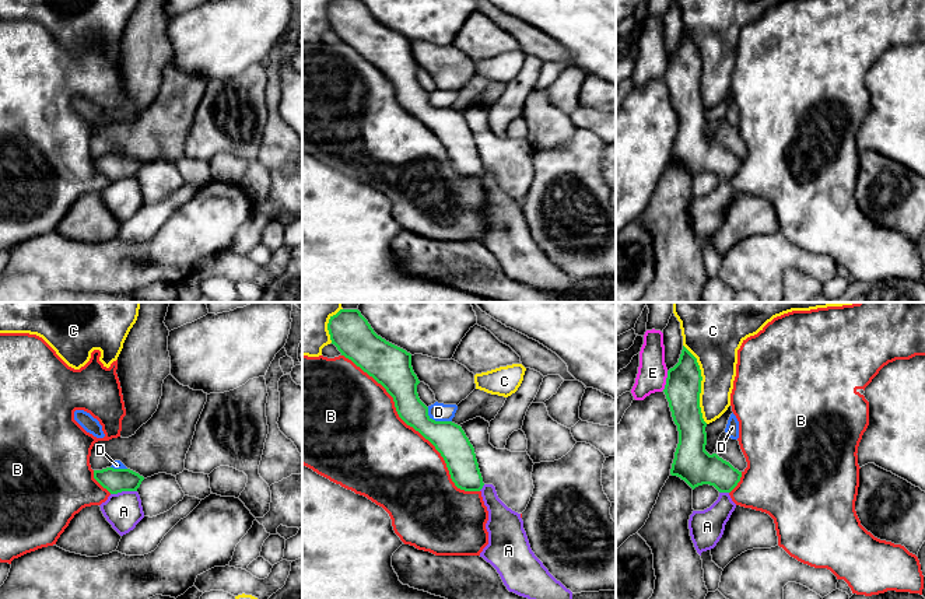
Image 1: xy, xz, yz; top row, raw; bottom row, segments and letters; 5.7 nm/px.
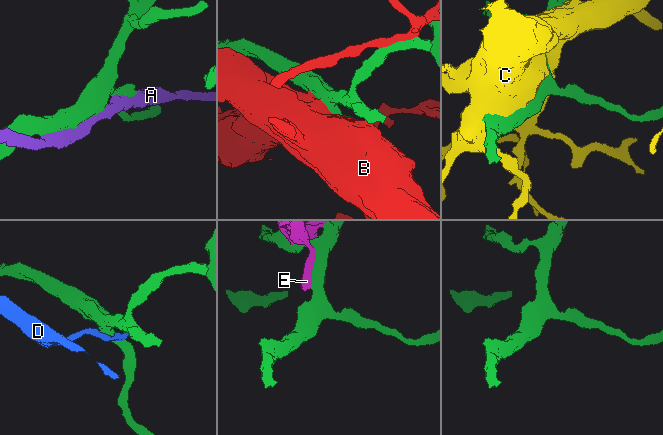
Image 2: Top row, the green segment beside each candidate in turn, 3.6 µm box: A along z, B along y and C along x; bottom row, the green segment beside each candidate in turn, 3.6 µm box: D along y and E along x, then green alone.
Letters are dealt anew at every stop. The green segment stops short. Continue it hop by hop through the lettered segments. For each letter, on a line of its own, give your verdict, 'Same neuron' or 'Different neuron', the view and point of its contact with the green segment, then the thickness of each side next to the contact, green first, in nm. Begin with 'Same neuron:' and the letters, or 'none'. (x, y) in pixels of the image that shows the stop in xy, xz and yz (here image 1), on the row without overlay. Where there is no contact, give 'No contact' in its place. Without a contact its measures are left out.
Same neuron: none
A: Different neuron. Touches green at xy (123, 177). Thickness 140 nm (green) against 220 nm
B: Different neuron. Touches green at xz (413, 114). Thickness 190 nm (green) against 480 nm
C: Different neuron. Touches green at yz (700, 70). Thickness 200 nm (green) against 280 nm
D: Different neuron. Touches green at xz (437, 108). Thickness 190 nm (green) against 110 nm
E: Different neuron. Touches green at yz (666, 67). Thickness 200 nm (green) against 170 nm

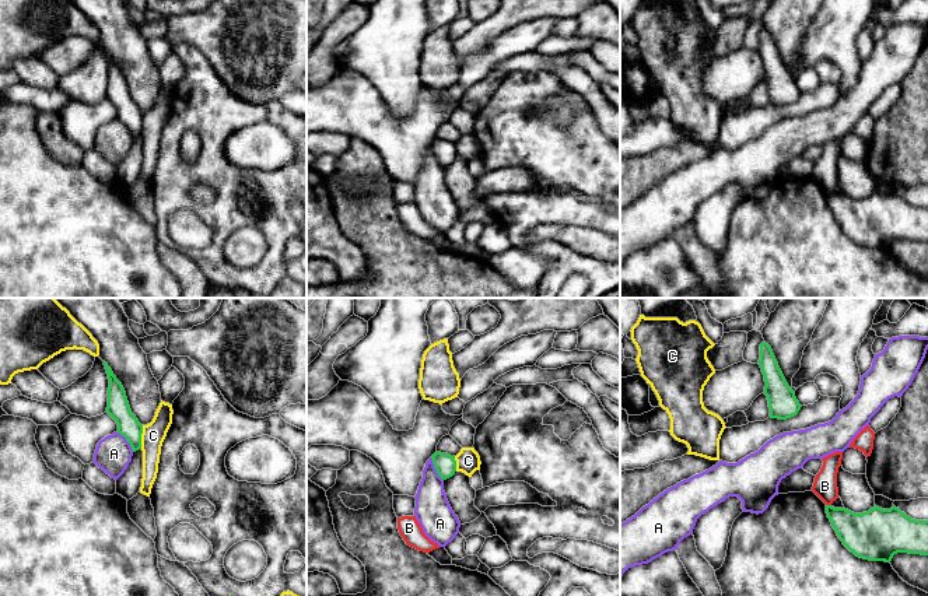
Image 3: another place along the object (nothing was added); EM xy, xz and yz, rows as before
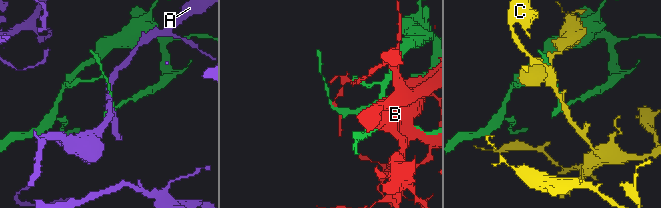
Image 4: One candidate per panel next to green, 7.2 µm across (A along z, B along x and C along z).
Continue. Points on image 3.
Same neuron: none
A: Different neuron. Touches green at xy (126, 126). Thickness 130 nm (green) against 200 nm
B: Different neuron. Touches green at yz (829, 192). Thickness 240 nm (green) against 140 nm
C: Different neuron. Touches green at xy (140, 123). Thickness 130 nm (green) against 130 nm

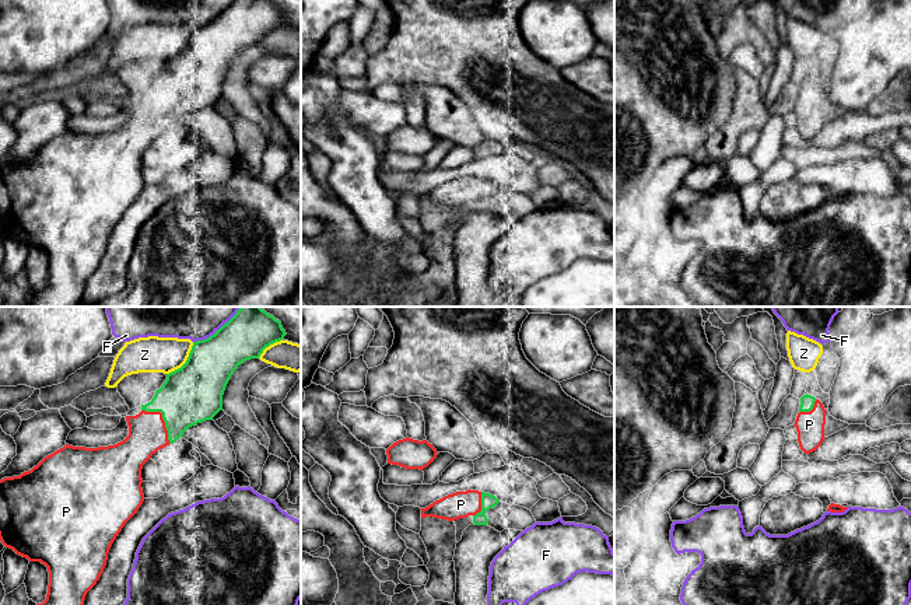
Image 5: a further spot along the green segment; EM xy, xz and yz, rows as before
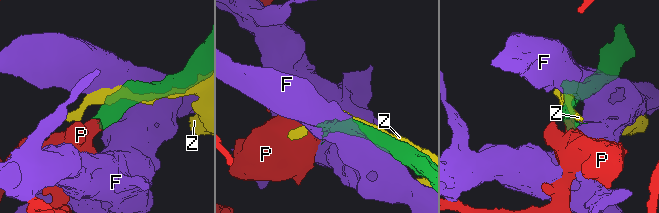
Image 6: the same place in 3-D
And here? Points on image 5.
Same neuron: P
F: Different neuron. Touches green at xy (216, 18). Thickness 280 nm (green) against 160 nm
P: Same neuron. Touches green at xy (163, 104). Thickness 340 nm (green) against 220 nm
Z: Different neuron. Touches green at xy (186, 48). Thickness 340 nm (green) against 200 nm

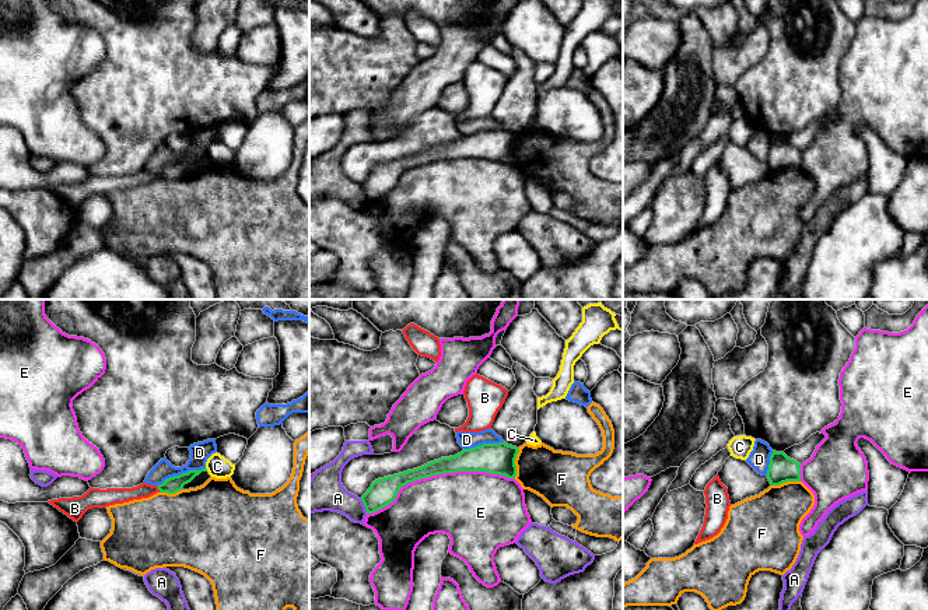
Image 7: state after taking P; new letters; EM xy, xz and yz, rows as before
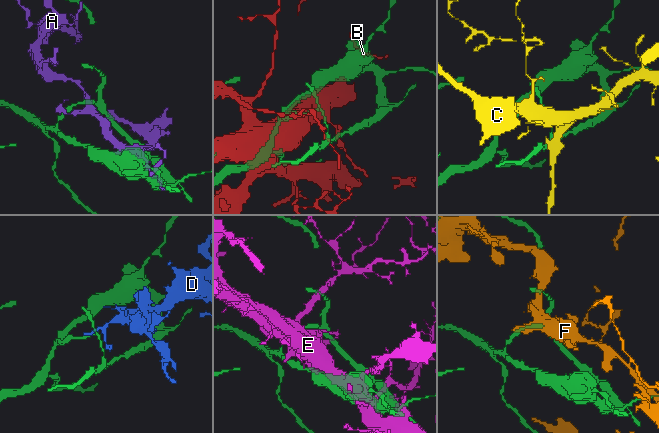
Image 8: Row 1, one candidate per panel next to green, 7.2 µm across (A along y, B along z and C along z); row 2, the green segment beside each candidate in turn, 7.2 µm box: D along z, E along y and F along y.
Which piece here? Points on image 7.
Same neuron: none
A: Different neuron. Touches green at xz (364, 192). Thickness 160 nm (green) against 220 nm
B: Different neuron. Touches green at xy (158, 175). Thickness 90 nm (green) against 100 nm
C: Different neuron. Touches green at xy (206, 155). Thickness 90 nm (green) against 130 nm
D: Different neuron. Touches green at xy (182, 160). Thickness 90 nm (green) against 110 nm
E: Different neuron. Touches green at xz (438, 160). Thickness 140 nm (green) against 400 nm
F: Different neuron. Touches green at xz (514, 150). Thickness 180 nm (green) against 280 nm

